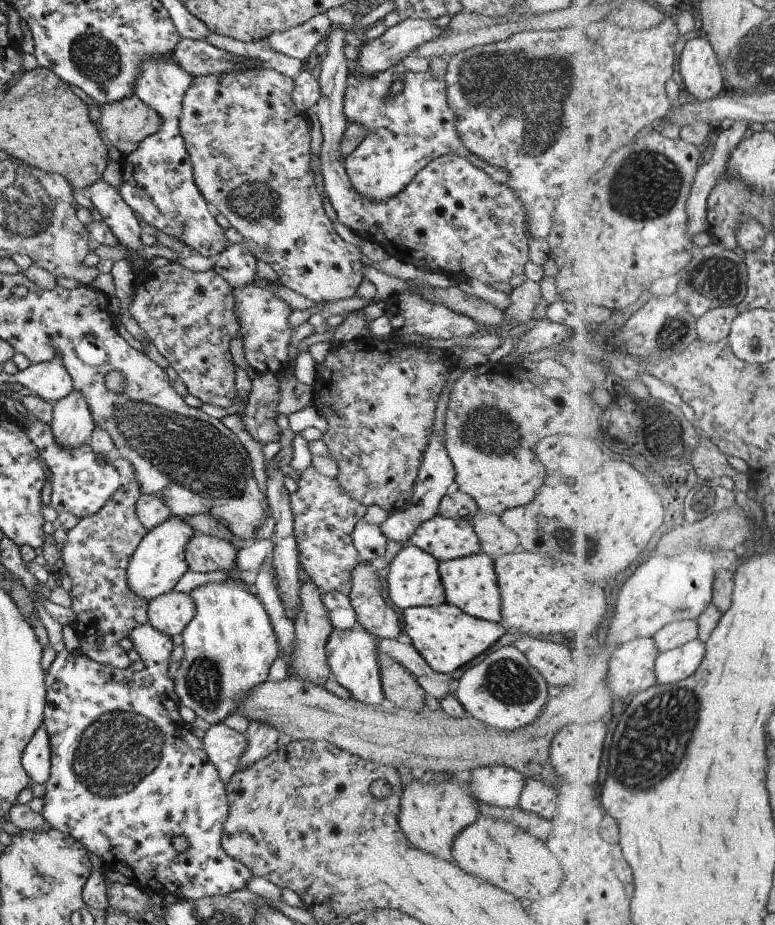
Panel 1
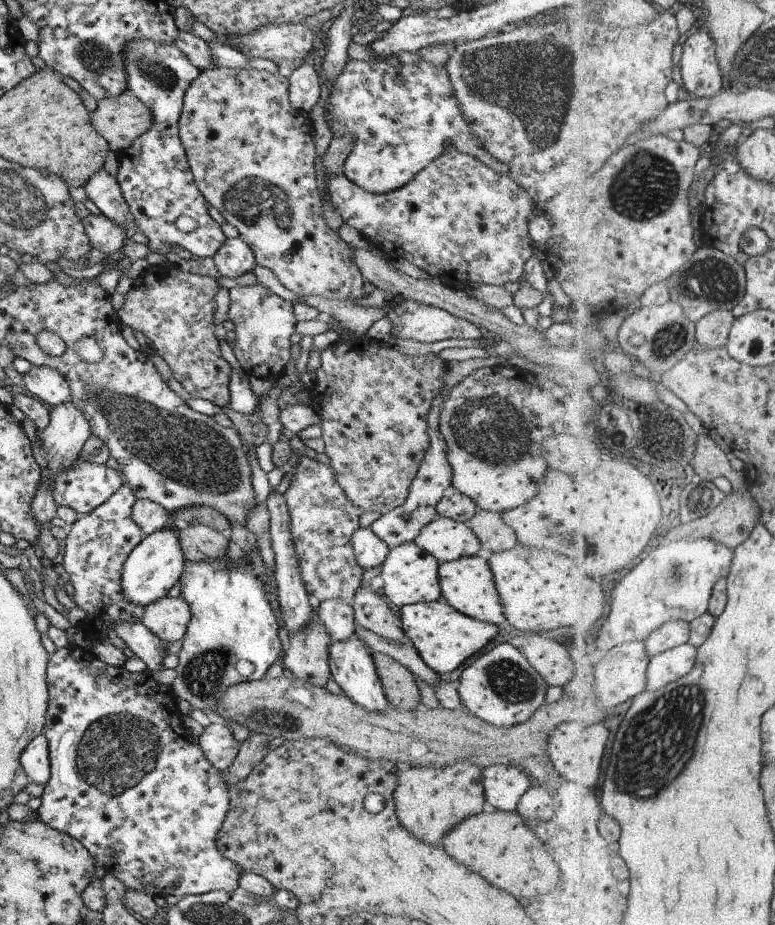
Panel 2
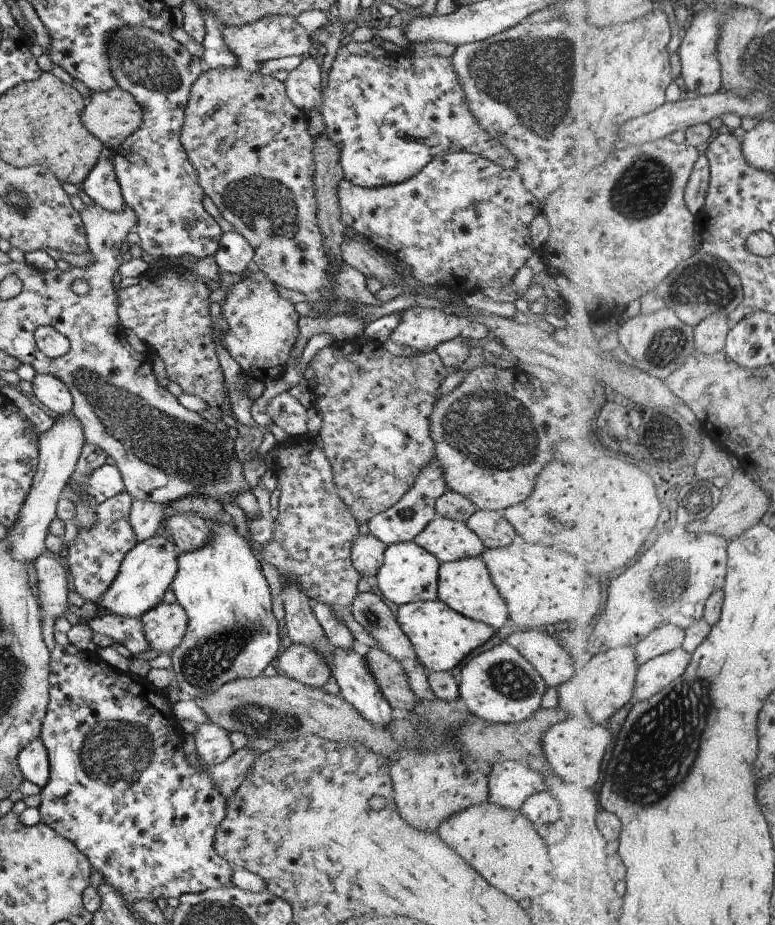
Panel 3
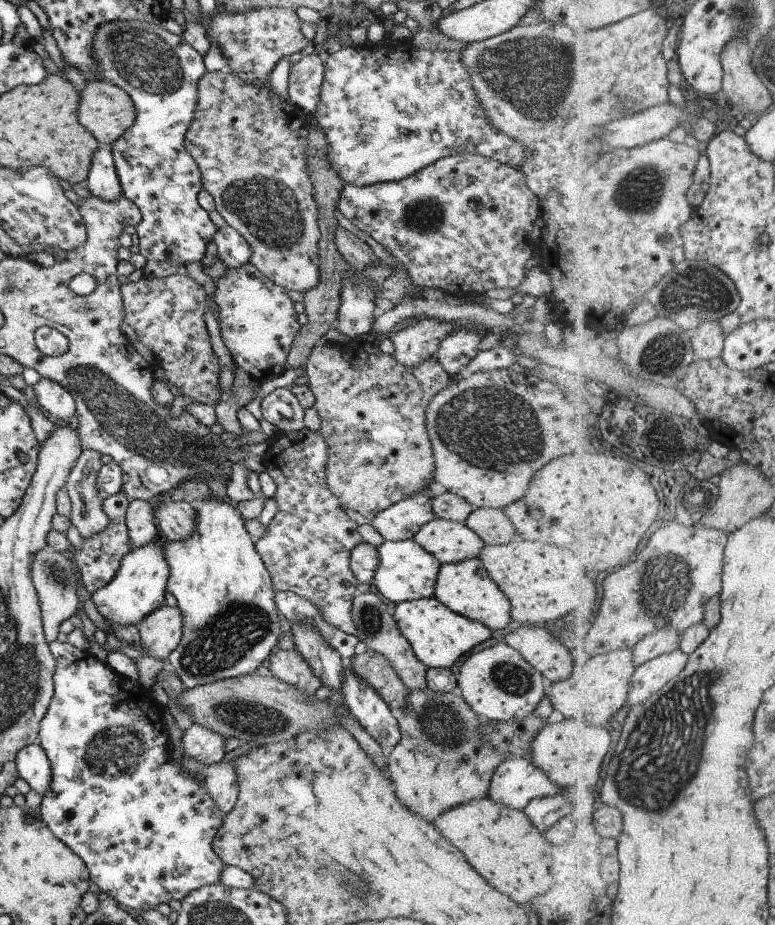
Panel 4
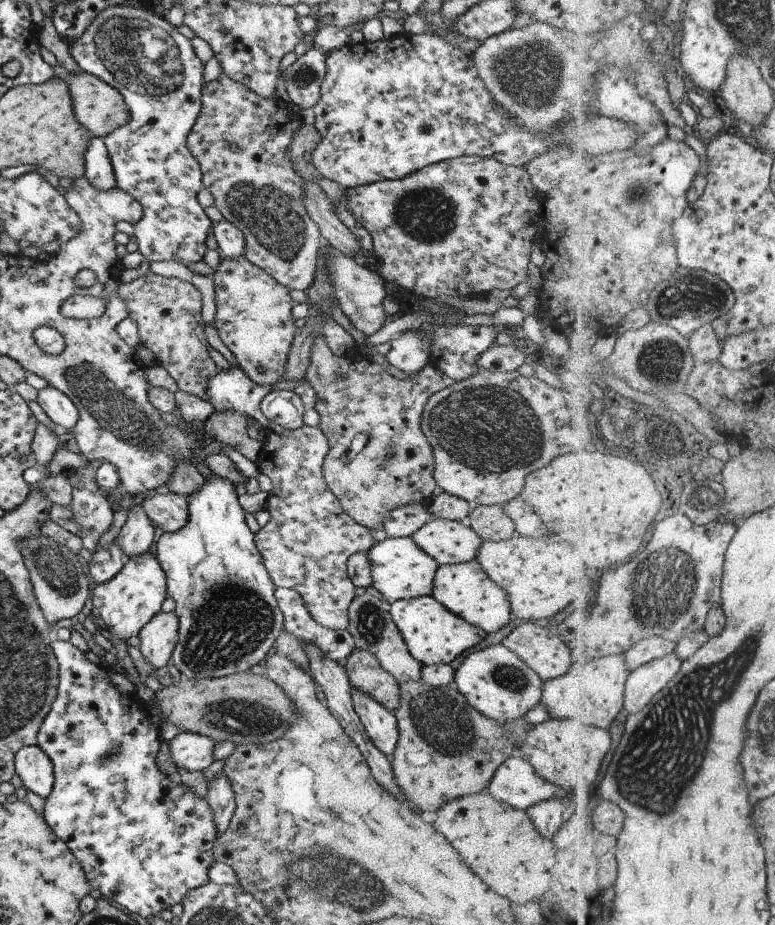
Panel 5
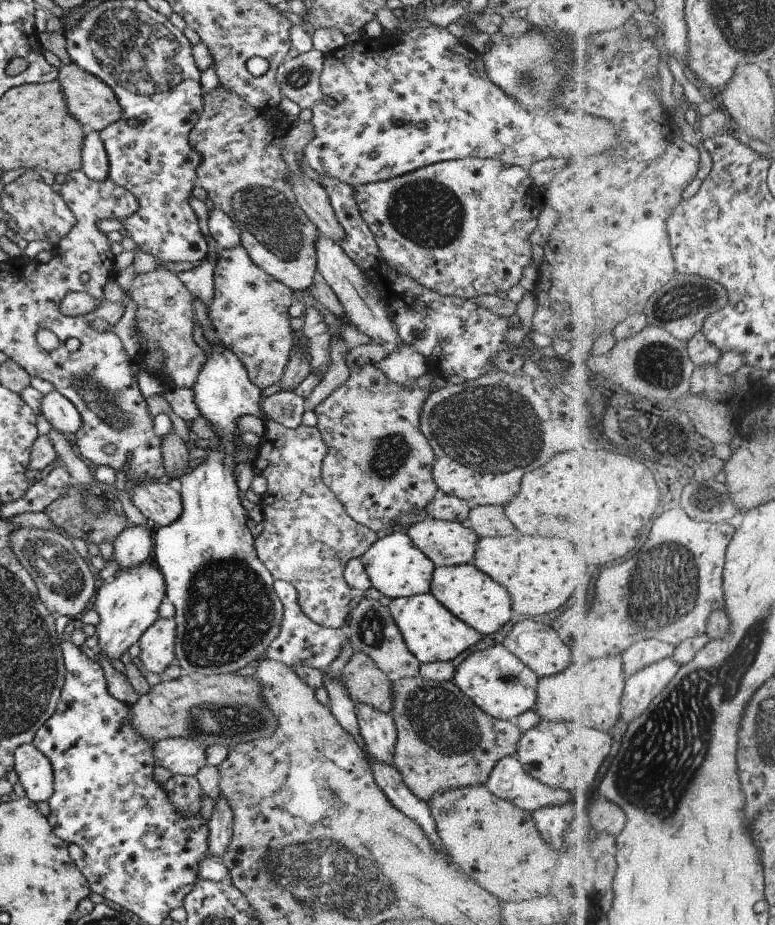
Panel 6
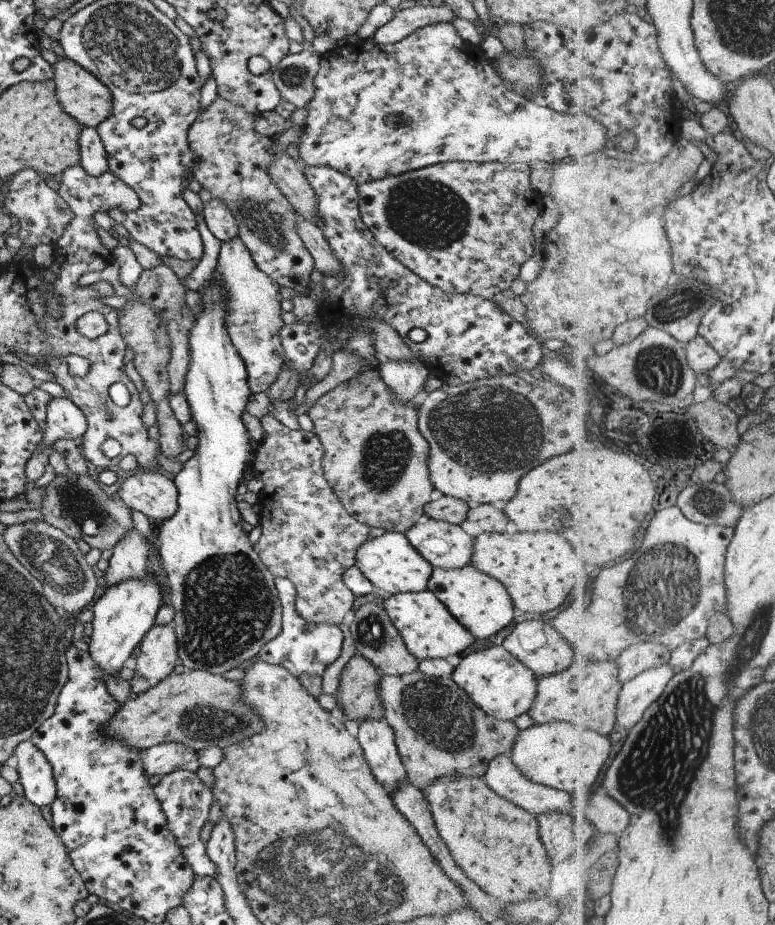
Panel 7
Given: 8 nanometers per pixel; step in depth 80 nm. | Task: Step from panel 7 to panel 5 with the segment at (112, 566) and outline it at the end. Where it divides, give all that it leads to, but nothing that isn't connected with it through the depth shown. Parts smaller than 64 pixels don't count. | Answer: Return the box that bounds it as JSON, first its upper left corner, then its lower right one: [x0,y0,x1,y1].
[114,501,155,559]

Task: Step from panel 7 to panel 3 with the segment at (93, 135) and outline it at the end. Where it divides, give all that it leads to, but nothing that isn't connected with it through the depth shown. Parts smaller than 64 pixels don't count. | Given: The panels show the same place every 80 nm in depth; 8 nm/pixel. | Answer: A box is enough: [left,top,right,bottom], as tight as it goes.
[79,158,123,212]

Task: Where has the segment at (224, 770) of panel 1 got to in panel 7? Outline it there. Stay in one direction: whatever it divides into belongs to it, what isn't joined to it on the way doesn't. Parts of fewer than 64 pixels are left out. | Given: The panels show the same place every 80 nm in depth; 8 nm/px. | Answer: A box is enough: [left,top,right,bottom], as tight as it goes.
[140,742,200,776]

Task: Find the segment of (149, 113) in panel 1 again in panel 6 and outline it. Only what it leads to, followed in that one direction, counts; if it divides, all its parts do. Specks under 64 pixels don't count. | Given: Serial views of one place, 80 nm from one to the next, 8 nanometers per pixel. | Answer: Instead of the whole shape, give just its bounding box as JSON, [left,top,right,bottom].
[56,63,121,133]

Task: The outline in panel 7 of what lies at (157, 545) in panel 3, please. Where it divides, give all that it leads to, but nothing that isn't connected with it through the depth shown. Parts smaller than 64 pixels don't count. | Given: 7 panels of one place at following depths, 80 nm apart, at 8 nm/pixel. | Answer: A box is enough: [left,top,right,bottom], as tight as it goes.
[87,573,164,676]

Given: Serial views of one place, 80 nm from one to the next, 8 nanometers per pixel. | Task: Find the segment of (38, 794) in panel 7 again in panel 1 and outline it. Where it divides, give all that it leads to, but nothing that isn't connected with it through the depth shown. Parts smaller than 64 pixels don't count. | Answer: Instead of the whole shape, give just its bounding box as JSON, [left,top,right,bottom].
[20,724,50,785]

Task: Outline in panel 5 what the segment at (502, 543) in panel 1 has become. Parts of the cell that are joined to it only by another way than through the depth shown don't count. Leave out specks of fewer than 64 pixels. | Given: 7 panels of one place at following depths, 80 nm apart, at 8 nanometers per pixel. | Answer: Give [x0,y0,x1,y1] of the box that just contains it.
[467,505,515,541]

